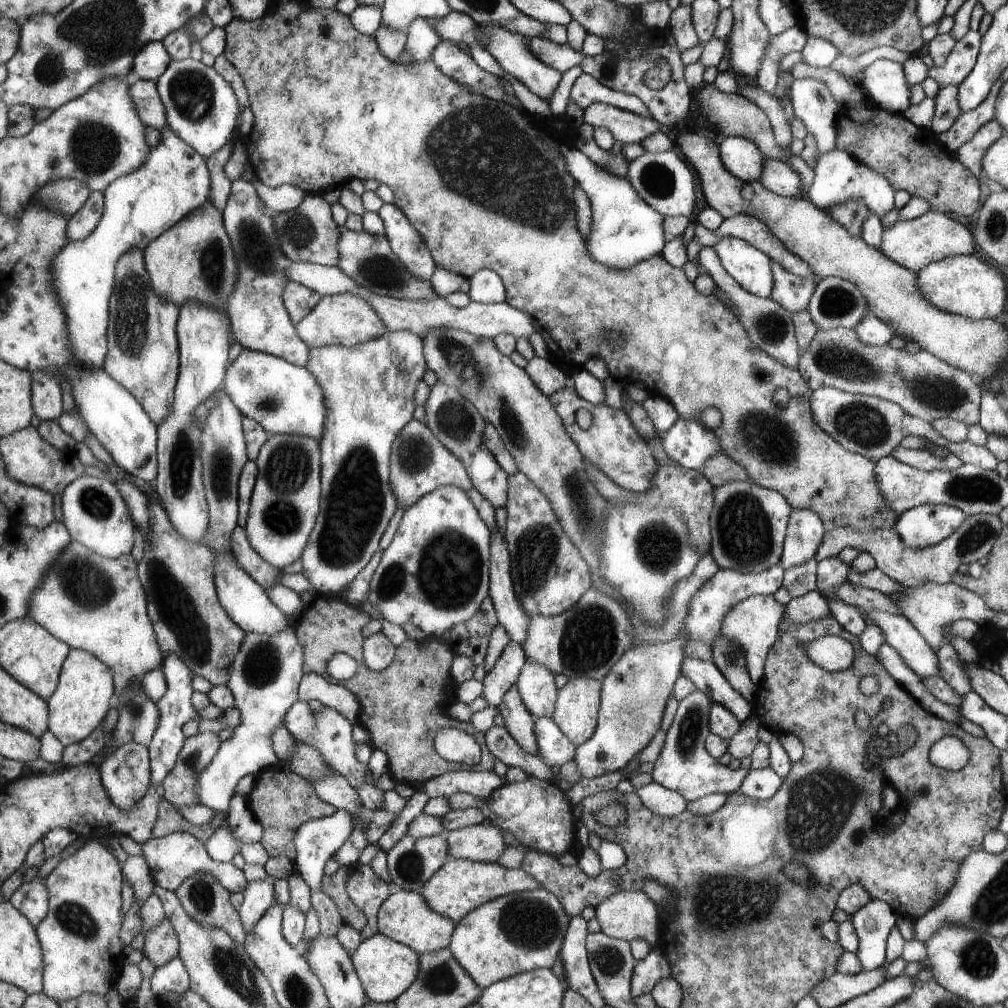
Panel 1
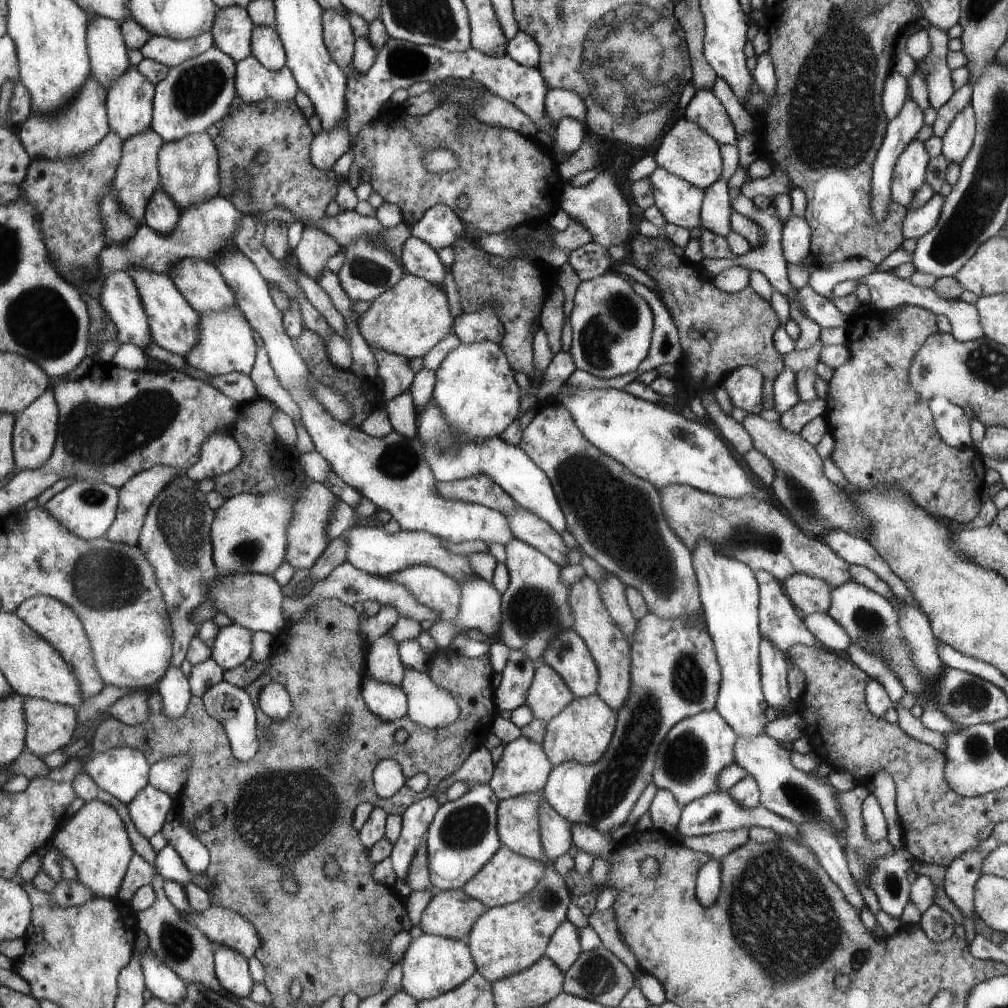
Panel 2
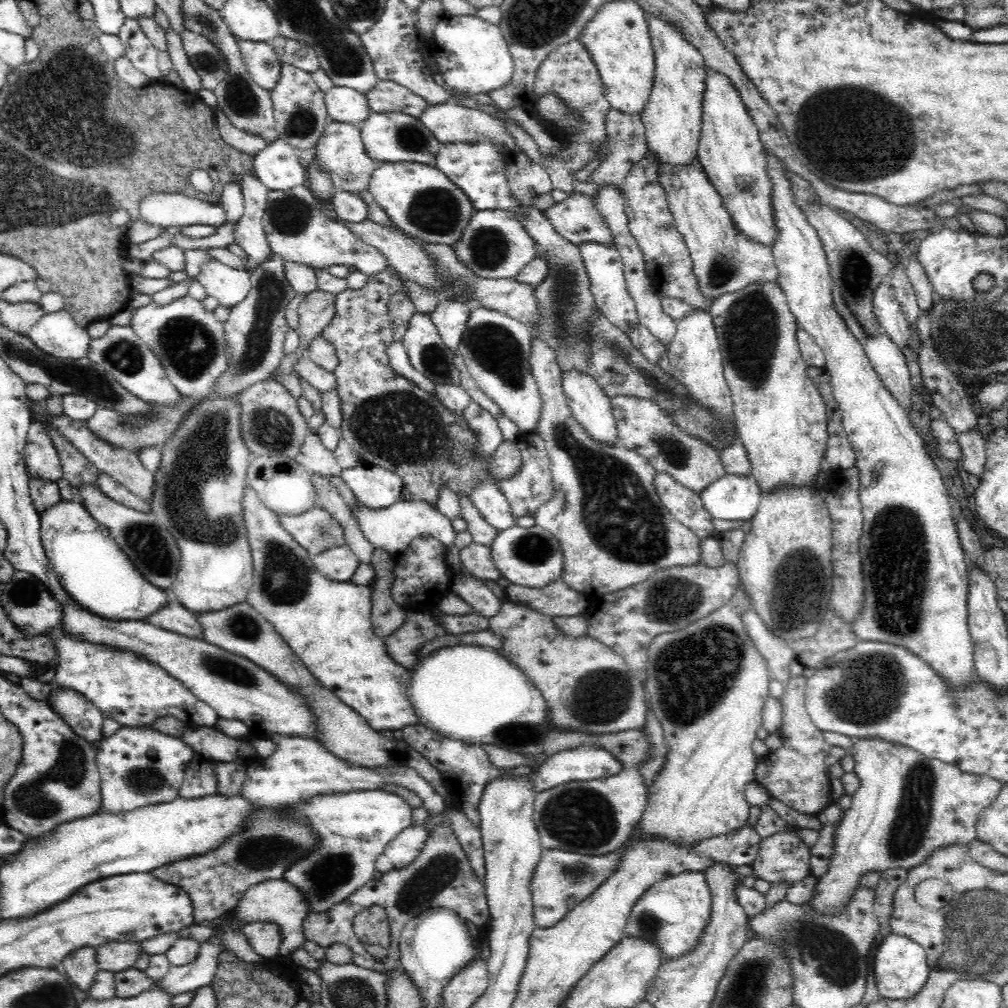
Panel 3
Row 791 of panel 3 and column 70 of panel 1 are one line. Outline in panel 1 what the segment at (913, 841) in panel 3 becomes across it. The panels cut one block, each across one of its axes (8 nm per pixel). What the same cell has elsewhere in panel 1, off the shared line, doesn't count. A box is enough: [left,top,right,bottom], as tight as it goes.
[37,840,125,1002]

